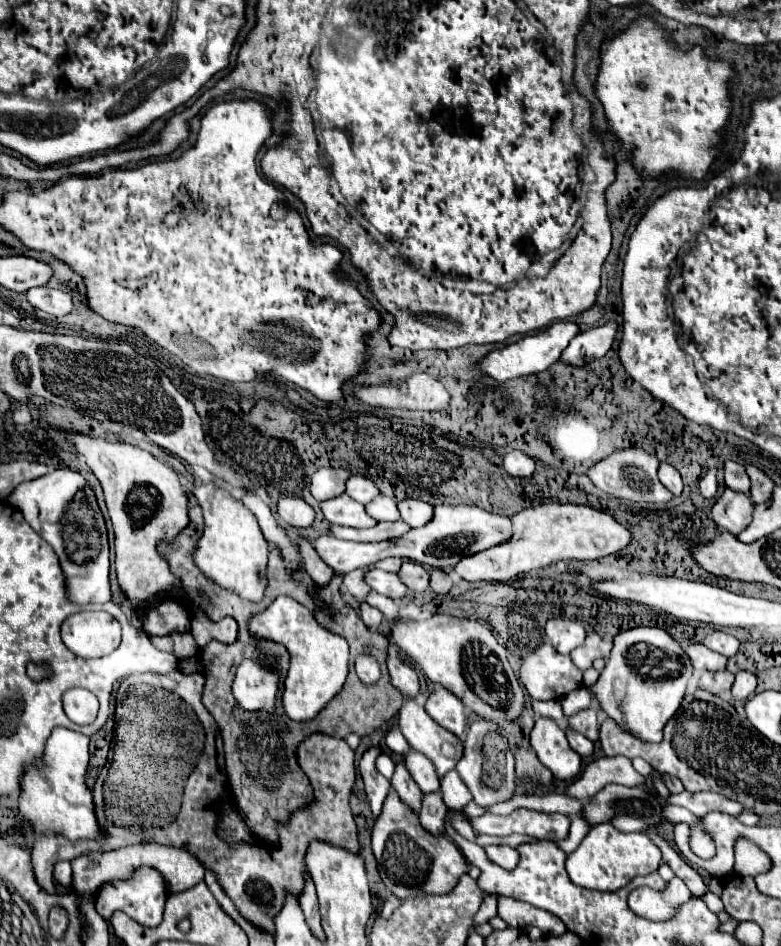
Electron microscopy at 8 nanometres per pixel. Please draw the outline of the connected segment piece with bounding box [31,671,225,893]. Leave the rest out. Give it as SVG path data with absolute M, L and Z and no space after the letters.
M181 671L165 675L143 673L125 677L115 693L115 747L111 763L99 773L93 787L95 815L105 831L105 839L87 839L81 843L69 843L63 835L45 835L37 839L31 851L31 863L37 875L37 883L55 893L53 867L57 861L71 861L77 855L89 851L111 851L117 847L153 841L153 829L169 827L179 813L183 787L187 777L195 769L209 729L209 741L213 761L223 773L223 739L211 713L201 703L205 679L189 679Z

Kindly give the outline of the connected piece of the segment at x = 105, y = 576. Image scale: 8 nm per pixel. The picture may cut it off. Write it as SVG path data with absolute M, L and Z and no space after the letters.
M55 469L29 483L21 483L7 499L17 507L31 527L53 547L67 577L69 599L75 603L105 603L111 599L109 589L109 543L103 513L97 505L95 491L79 471Z

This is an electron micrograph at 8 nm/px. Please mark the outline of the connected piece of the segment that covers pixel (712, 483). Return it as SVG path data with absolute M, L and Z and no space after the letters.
M707 473L701 477L699 481L699 491L705 499L713 499L717 495L717 479L715 479L715 473Z

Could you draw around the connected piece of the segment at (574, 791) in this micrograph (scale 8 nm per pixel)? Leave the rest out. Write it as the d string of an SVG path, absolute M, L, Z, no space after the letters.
M621 755L603 757L603 759L589 763L585 773L565 789L565 795L585 801L593 797L597 791L601 791L607 783L619 783L619 785L633 787L633 785L645 783L645 777L633 769L627 757L621 757Z

